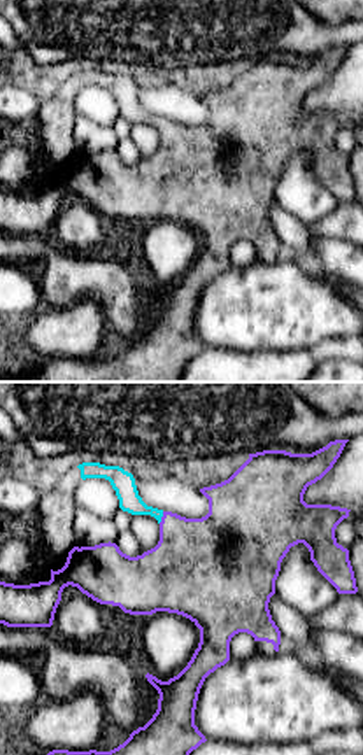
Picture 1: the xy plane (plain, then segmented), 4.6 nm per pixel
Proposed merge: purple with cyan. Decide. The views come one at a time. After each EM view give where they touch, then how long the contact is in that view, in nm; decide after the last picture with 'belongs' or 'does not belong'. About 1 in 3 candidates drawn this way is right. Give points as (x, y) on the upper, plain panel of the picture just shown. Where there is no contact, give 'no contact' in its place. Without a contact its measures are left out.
meets purple at (162, 125); contact 60 nm long

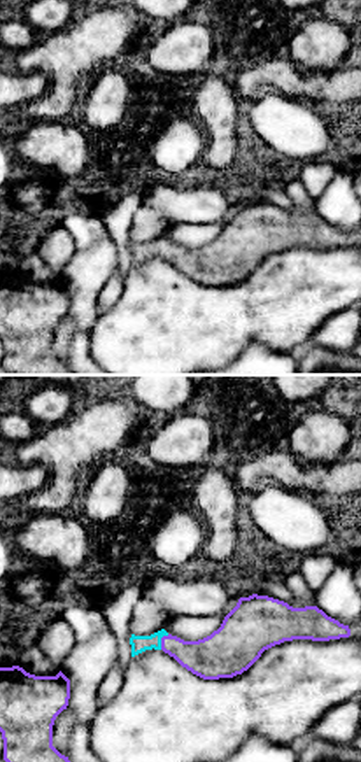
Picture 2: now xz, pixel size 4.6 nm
meets purple at (162, 247); contact 80 nm long

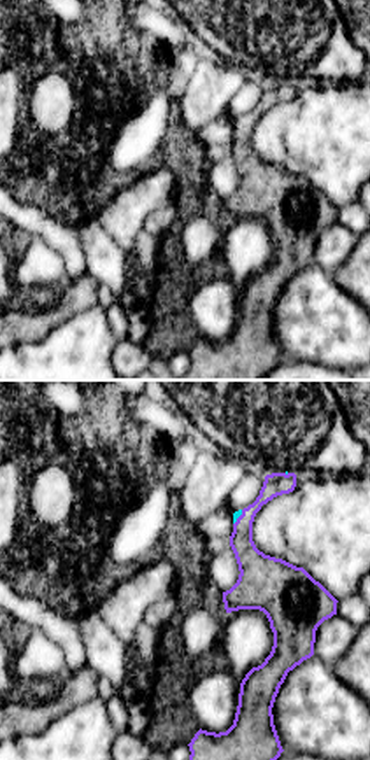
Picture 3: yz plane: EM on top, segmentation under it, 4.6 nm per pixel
meets purple at (239, 125); contact 80 nm long

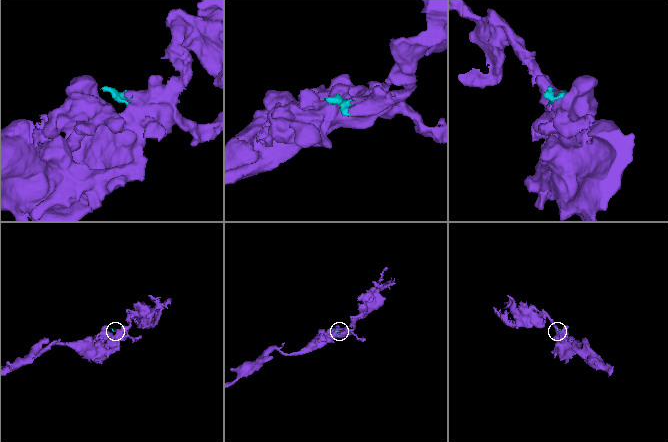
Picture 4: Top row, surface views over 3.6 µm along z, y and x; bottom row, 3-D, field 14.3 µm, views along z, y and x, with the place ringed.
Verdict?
belongs

